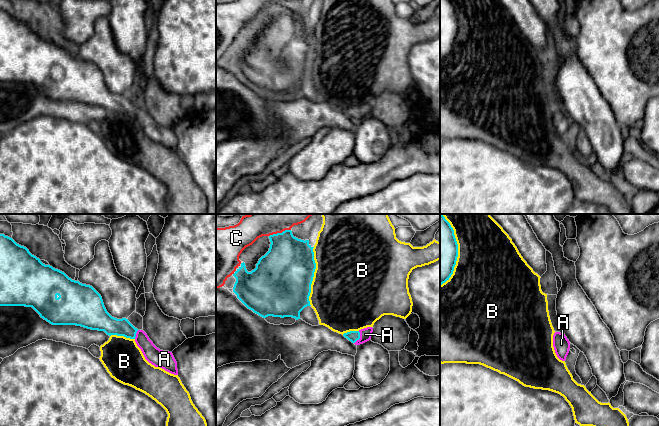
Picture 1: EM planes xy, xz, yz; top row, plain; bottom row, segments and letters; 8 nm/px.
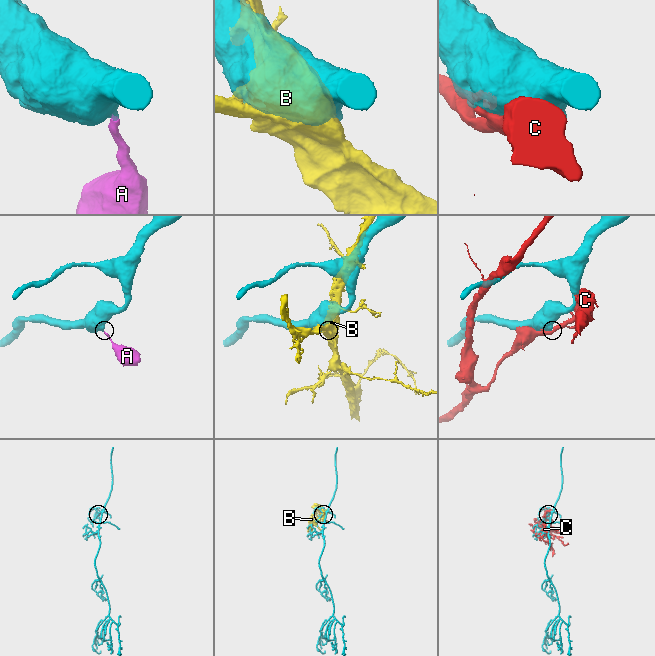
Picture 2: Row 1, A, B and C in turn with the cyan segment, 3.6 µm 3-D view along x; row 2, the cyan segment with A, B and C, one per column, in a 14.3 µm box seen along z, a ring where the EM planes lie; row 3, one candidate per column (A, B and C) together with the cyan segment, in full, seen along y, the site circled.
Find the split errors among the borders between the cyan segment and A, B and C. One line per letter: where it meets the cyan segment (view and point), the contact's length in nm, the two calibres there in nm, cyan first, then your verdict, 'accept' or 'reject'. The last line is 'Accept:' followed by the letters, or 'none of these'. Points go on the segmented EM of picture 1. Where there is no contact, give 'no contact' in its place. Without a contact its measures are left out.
A: meets cyan in xz at (359, 337); contact 110 nm long; 90 nm thick on the cyan side, 100 nm on the other; accept
B: meets cyan in xz at (313, 276); contact 480 nm long; 480 nm thick on the cyan side, 500 nm on the other; reject
C: meets cyan in xz at (279, 233); contact 190 nm long; 380 nm thick on the cyan side, 320 nm on the other; reject
Accept: A

